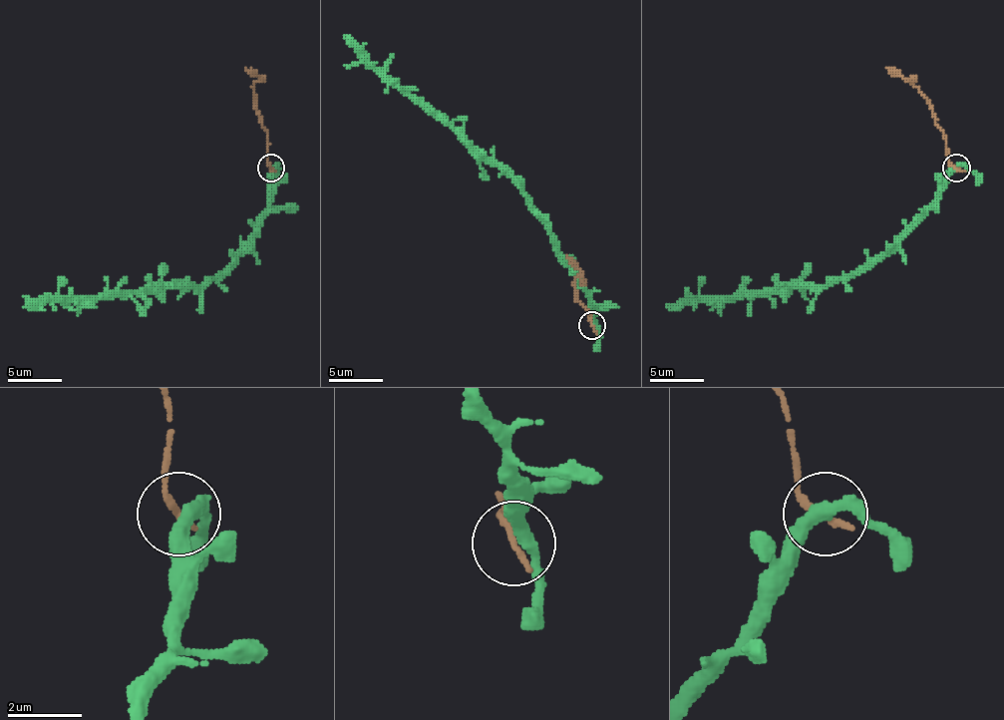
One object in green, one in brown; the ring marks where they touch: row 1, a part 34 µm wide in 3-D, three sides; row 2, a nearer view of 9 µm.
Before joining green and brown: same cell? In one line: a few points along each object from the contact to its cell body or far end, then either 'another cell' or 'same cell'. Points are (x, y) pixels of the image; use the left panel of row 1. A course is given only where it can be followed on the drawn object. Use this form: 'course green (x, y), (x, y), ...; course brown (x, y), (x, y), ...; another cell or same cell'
course green (270, 169), (270, 211), (259, 230), (204, 285), (146, 285), (94, 296), (53, 296), (23, 307); course brown (270, 169), (267, 130), (259, 122), (254, 84), (259, 79), (245, 68); another cell

